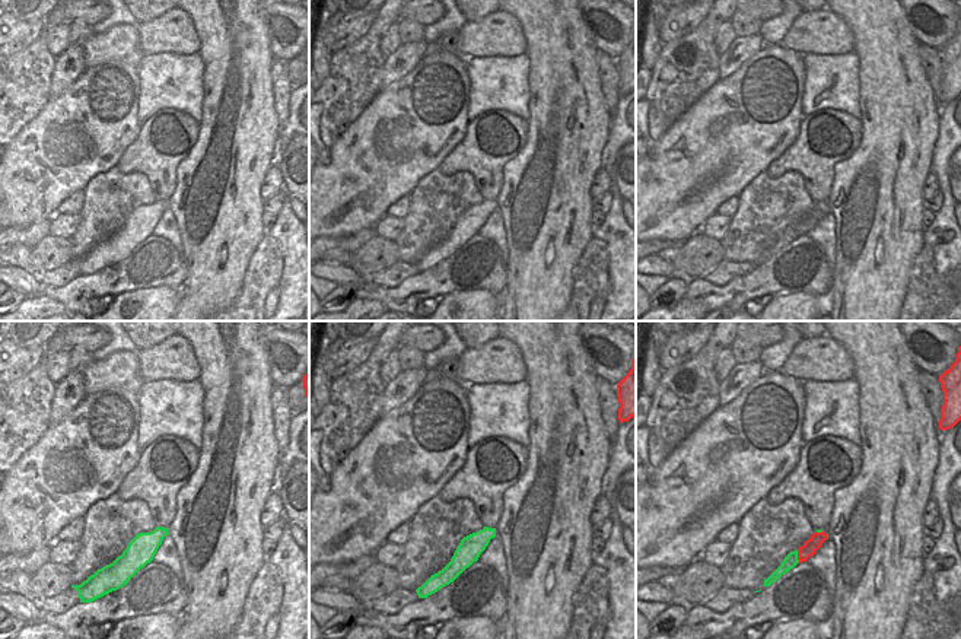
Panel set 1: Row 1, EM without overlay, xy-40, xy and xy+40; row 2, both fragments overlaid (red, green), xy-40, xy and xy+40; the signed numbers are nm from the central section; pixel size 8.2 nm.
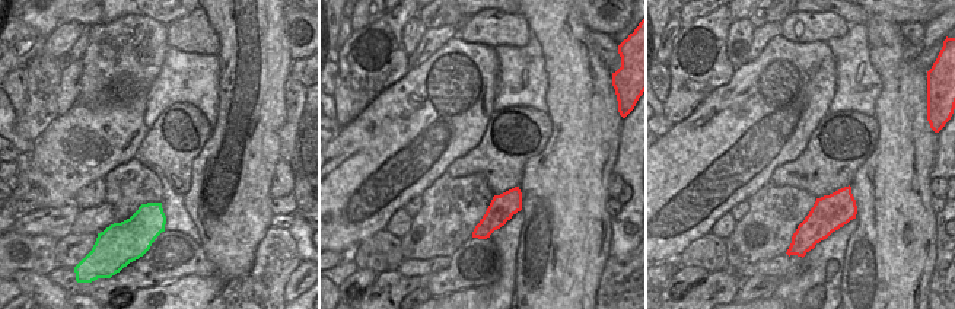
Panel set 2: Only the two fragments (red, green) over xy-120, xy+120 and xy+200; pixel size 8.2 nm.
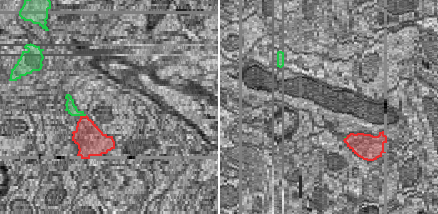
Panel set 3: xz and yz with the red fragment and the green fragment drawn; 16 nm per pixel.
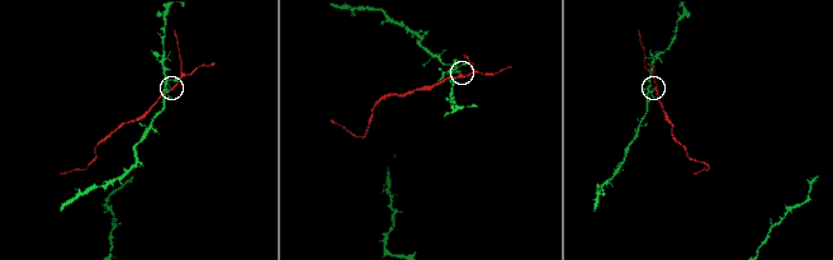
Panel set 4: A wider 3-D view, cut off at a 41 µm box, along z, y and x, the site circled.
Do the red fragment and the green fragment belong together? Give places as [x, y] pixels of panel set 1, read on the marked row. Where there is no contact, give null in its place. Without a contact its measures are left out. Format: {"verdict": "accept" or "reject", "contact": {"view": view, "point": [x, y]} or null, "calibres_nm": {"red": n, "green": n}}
{"verdict": "reject", "contact": {"view": "xy+40", "point": [798, 556]}, "calibres_nm": {"red": 120, "green": 120}}

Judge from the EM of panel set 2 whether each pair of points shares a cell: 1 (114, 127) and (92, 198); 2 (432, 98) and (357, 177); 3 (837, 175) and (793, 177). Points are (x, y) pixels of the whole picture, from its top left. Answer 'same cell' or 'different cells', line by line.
1: different cells
2: same cell
3: same cell

